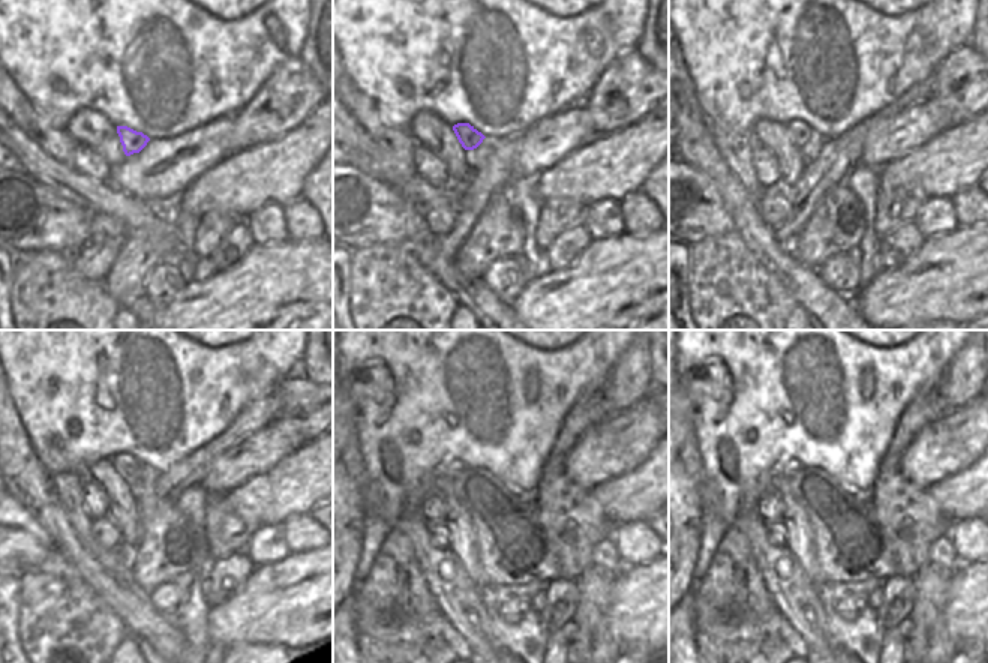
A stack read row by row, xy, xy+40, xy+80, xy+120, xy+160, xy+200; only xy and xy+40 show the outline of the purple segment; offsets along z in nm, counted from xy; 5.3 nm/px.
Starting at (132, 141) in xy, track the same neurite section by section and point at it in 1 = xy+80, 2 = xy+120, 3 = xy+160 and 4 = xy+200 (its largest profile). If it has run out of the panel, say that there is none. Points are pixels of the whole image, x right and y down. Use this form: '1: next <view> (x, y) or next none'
1: next xy+80 (799, 129)
2: next xy+120 (125, 464)
3: next xy+160 (458, 467)
4: next xy+200 (793, 467)

